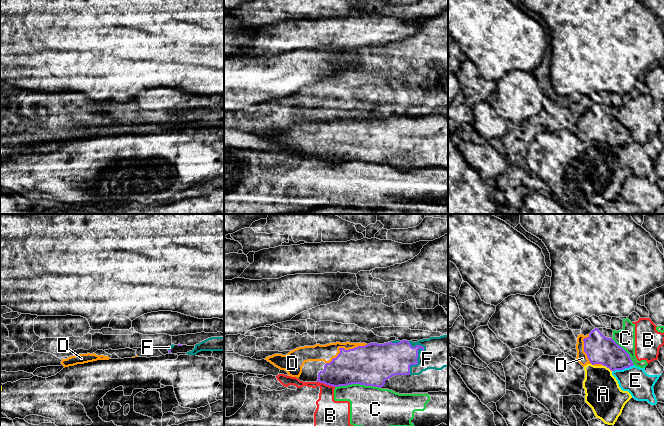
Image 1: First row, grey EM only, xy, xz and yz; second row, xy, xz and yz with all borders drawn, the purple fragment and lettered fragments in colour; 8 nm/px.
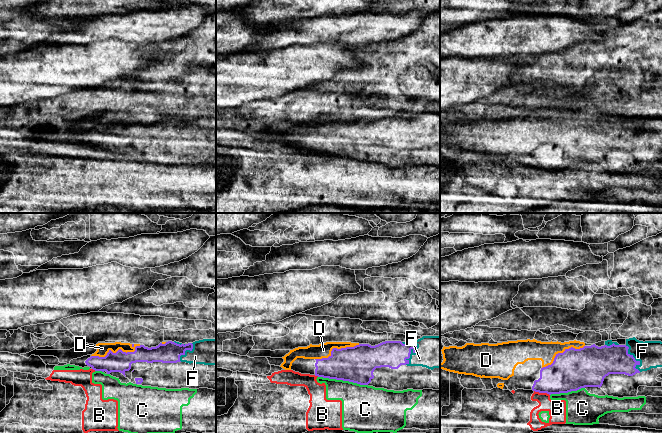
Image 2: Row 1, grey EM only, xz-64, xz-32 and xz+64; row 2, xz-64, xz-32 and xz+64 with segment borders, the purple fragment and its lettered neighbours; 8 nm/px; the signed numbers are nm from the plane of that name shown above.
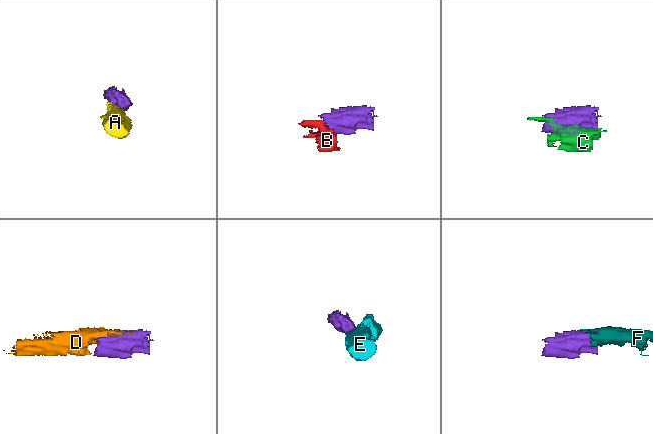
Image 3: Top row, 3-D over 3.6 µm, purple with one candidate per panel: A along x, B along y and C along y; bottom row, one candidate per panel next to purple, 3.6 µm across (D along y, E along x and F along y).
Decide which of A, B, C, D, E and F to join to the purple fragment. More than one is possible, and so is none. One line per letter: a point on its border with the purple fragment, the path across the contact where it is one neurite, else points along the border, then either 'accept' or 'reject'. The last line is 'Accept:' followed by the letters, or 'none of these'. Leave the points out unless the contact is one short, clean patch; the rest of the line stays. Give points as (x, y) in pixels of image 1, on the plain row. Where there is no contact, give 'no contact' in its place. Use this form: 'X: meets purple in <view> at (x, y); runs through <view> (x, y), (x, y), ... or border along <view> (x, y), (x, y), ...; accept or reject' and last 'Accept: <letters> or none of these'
A: meets purple in yz at (607, 143); reject
B: meets purple in xz at (326, 160); border along xz (317, 157), (334, 163); reject
C: meets purple in xz at (357, 159); reject
D: meets purple in xz at (344, 125); accept
E: meets purple in yz at (622, 145); reject
F: meets purple in xz at (417, 132); accept
Accept: D, F

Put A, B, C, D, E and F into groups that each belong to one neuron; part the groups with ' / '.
A / B C / D F / E

